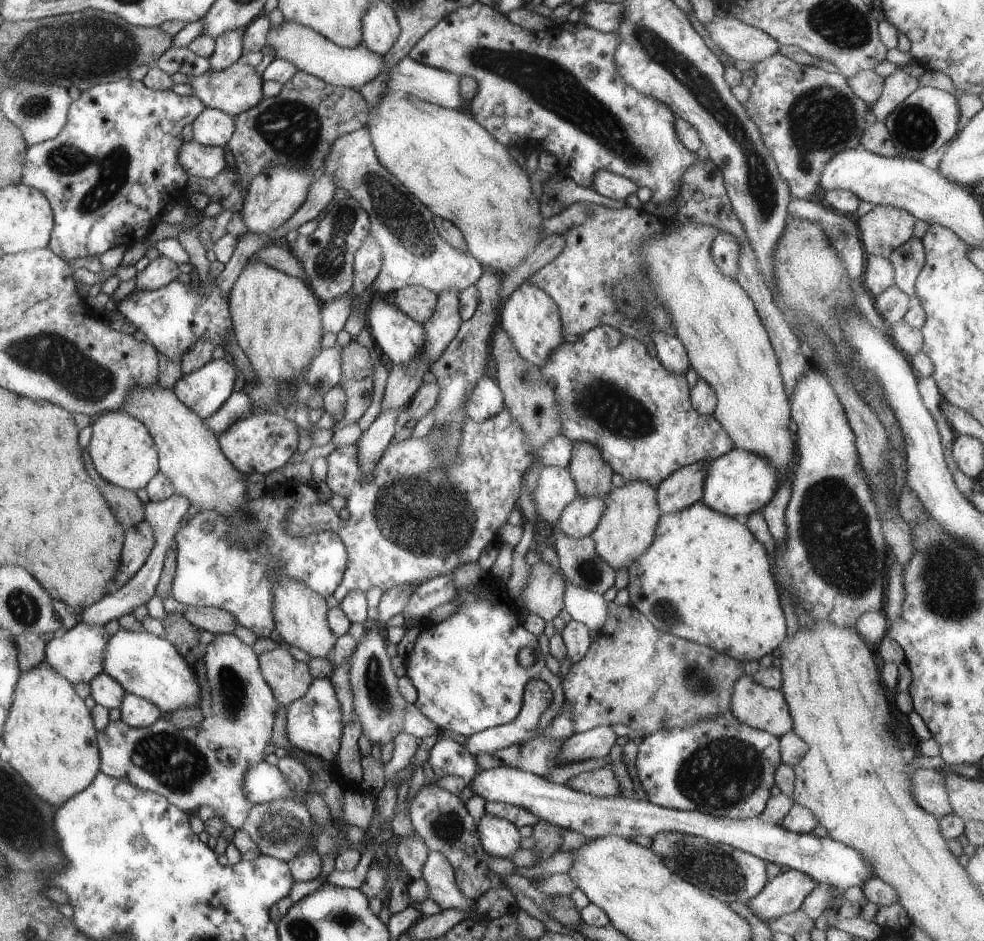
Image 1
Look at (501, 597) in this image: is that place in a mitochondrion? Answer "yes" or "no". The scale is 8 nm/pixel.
no

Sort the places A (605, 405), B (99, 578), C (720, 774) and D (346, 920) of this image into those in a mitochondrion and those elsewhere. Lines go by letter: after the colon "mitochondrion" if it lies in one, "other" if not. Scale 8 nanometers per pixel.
A: mitochondrion
B: other
C: mitochondrion
D: mitochondrion

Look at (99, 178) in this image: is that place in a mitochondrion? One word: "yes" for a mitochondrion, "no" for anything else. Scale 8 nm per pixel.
yes

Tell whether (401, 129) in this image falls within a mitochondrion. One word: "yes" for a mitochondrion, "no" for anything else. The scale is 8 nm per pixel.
no

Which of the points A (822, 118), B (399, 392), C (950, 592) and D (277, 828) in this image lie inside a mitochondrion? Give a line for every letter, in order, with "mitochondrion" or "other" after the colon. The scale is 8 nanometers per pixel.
A: mitochondrion
B: other
C: mitochondrion
D: mitochondrion

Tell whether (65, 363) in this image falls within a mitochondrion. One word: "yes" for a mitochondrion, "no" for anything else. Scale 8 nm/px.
yes

